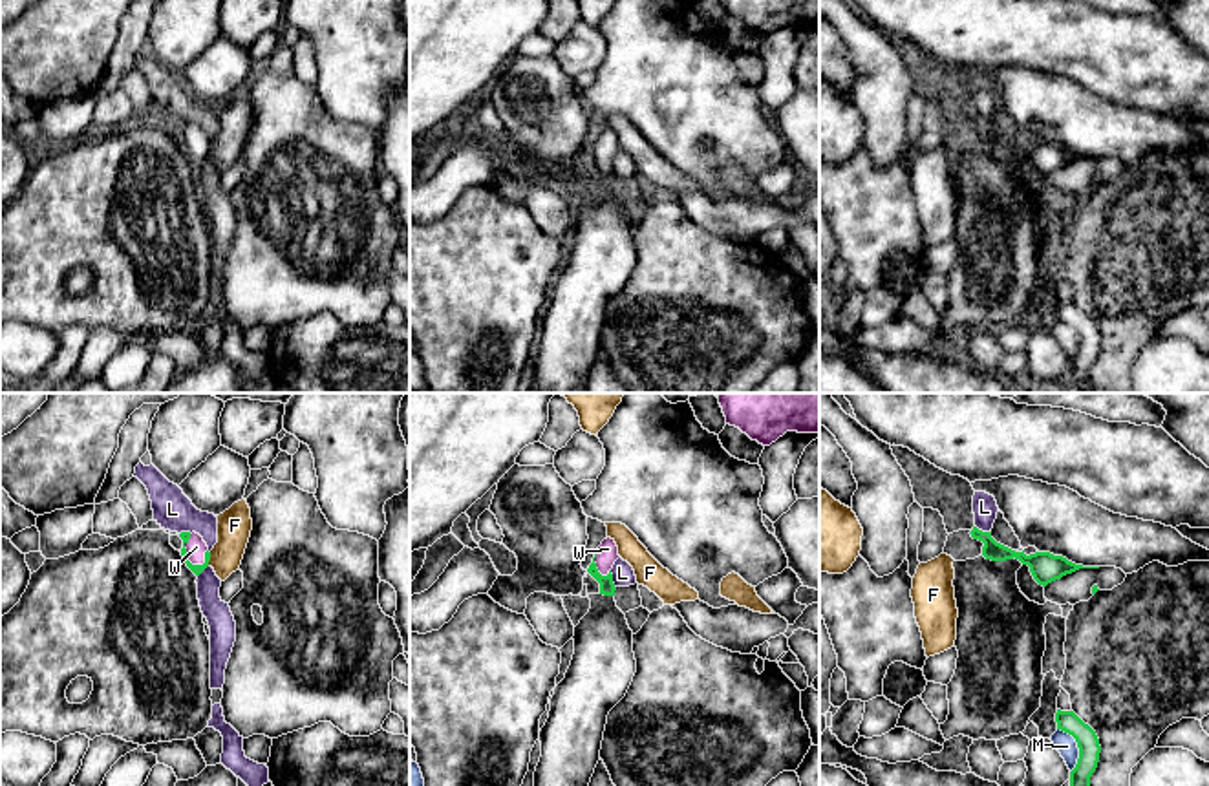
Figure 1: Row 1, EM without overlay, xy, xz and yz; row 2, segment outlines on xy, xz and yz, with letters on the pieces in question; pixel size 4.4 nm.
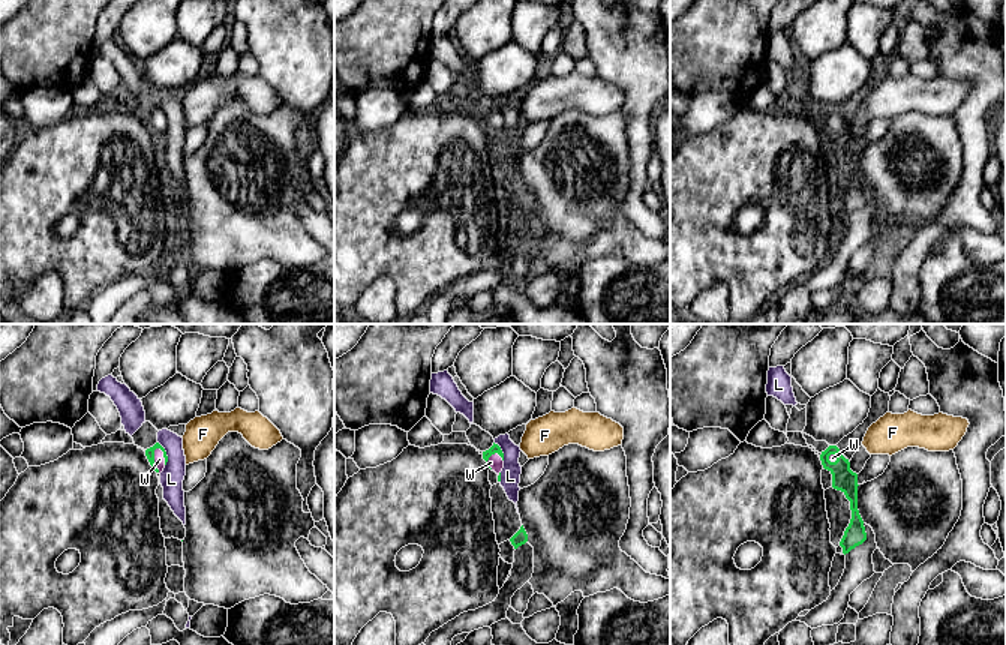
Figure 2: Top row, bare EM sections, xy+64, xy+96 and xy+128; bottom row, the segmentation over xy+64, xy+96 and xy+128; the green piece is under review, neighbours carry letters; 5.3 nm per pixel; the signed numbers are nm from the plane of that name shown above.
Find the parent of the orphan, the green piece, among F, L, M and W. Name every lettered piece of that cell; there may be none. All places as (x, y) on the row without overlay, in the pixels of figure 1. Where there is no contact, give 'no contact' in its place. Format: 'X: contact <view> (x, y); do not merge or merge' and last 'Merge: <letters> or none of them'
F: contact xy (209, 150); do not merge
L: contact xz (611, 170); do not merge
M: contact yz (1078, 337); do not merge
W: contact xy (185, 145); merge
Merge: W

